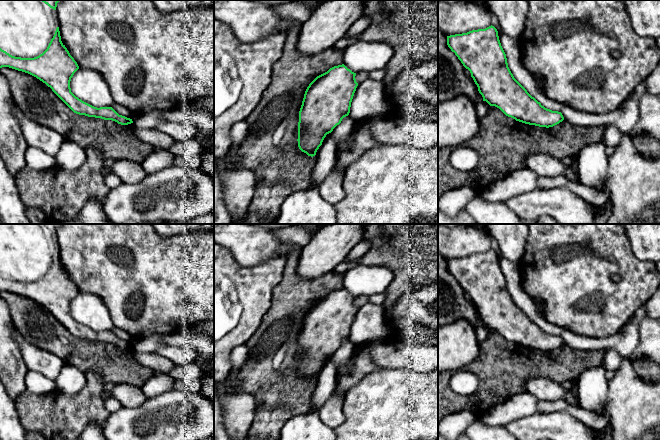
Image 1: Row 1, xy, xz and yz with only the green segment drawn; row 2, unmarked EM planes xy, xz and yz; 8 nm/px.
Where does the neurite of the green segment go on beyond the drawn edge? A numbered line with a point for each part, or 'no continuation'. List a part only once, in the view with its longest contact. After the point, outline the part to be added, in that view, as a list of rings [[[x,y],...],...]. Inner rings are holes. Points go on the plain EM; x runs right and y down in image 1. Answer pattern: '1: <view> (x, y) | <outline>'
1: xy (26, 250) | [[[0,224],[0,272],[12,280],[39,280],[47,273],[57,251],[56,234],[41,224]]]

